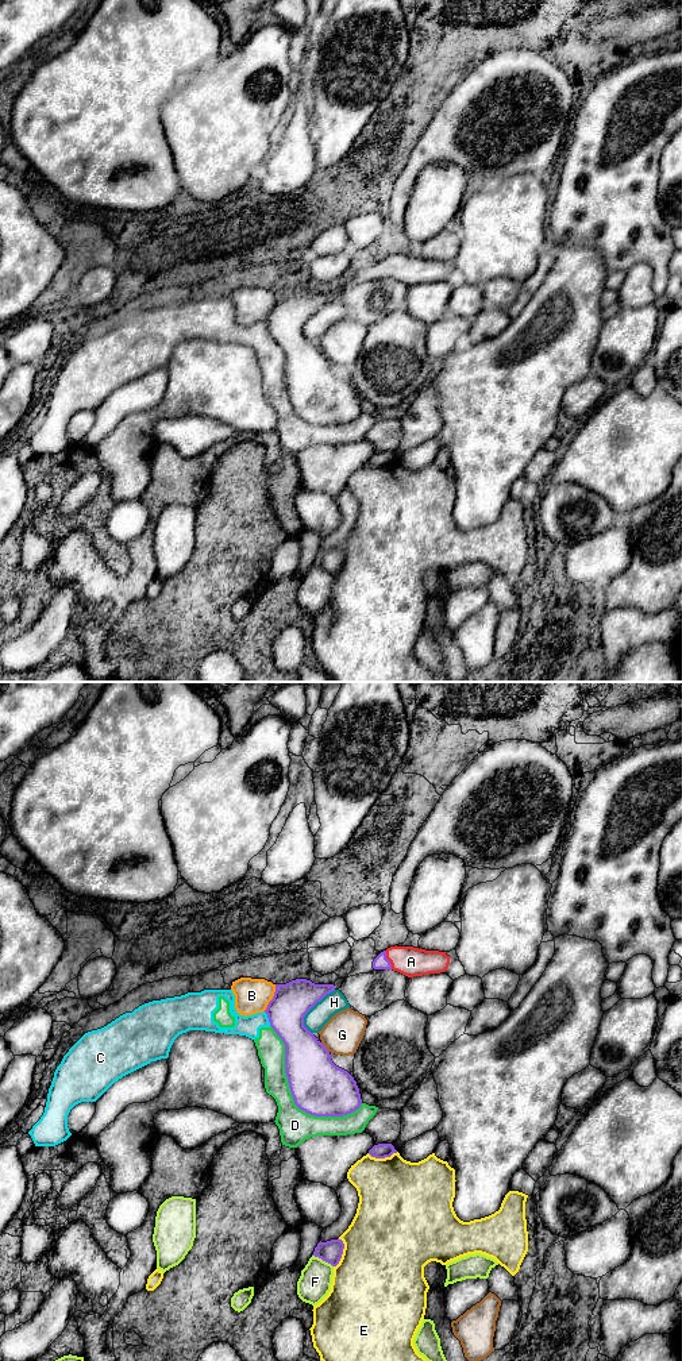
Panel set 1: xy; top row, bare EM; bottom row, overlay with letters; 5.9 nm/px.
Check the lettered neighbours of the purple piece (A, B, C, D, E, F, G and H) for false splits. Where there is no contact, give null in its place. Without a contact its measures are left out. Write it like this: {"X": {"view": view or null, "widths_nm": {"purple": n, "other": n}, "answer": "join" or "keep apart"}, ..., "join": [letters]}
{"A": {"view": "xy", "widths_nm": {"purple": 80, "other": 180}, "answer": "join"}, "B": {"view": "xy", "widths_nm": {"purple": 220, "other": 200}, "answer": "keep apart"}, "C": {"view": "xy", "widths_nm": {"purple": 220, "other": 120}, "answer": "keep apart"}, "D": {"view": "xy", "widths_nm": {"purple": 320, "other": 200}, "answer": "keep apart"}, "E": {"view": "xy", "widths_nm": {"purple": 130, "other": 500}, "answer": "keep apart"}, "F": {"view": "xy", "widths_nm": {"purple": 130, "other": 190}, "answer": "keep apart"}, "G": {"view": "xy", "widths_nm": {"purple": 320, "other": 240}, "answer": "keep apart"}, "H": {"view": "xy", "widths_nm": {"purple": 220, "other": 130}, "answer": "keep apart"}, "join": ["A"]}

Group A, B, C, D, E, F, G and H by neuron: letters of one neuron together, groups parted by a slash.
A / B / C D F / E / G / H

